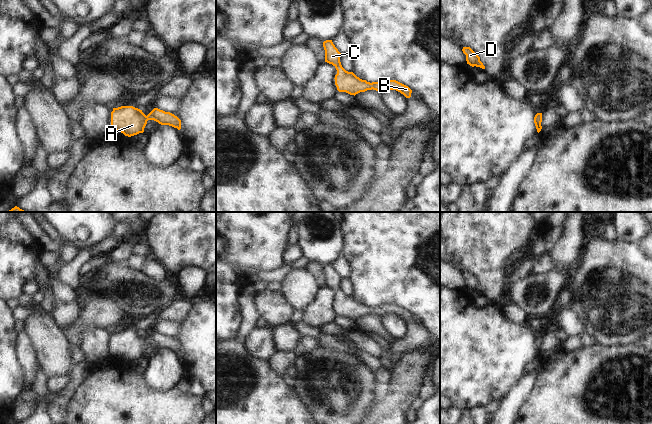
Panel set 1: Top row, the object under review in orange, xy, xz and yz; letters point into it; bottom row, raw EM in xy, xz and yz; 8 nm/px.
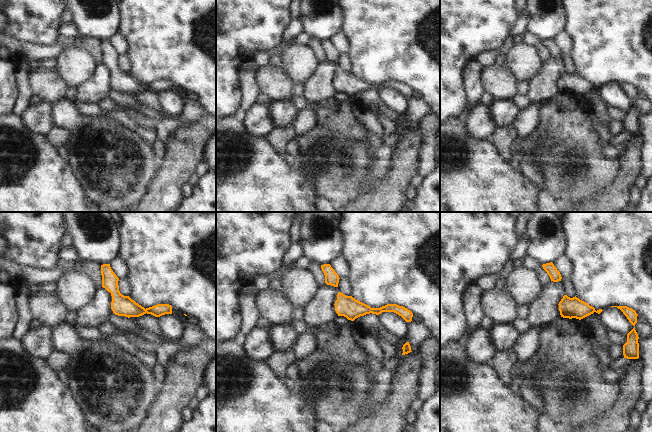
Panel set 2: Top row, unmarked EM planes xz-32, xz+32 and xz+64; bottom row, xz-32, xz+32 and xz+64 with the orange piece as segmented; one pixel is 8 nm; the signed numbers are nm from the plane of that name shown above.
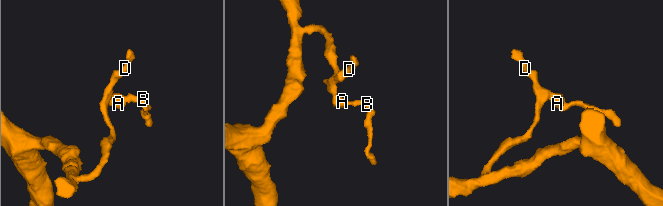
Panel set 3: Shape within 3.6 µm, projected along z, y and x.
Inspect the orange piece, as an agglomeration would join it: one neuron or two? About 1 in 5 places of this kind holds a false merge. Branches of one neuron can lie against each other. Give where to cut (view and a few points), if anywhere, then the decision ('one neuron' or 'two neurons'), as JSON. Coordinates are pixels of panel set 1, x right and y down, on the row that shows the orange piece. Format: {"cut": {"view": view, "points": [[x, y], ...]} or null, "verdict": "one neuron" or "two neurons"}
{"cut": null, "verdict": "one neuron"}

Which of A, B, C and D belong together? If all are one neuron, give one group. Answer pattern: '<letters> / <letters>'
A B C D

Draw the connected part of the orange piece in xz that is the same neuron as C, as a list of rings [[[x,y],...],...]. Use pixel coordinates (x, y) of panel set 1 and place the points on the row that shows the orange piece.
[[[332,40],[324,41],[323,47],[325,50],[325,62],[332,64],[337,70],[337,74],[334,79],[339,92],[346,92],[355,96],[360,92],[372,89],[378,92],[396,90],[403,94],[406,98],[411,97],[412,90],[408,86],[396,80],[383,80],[381,82],[370,83],[366,80],[360,79],[353,72],[346,71],[340,62],[341,53],[335,47]]]

